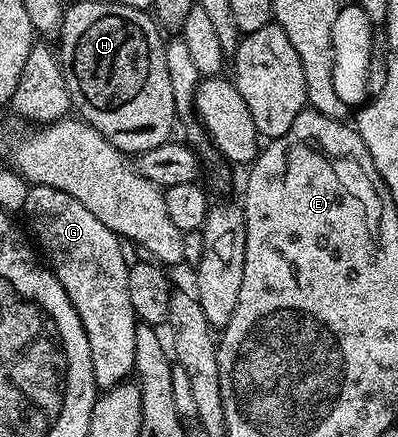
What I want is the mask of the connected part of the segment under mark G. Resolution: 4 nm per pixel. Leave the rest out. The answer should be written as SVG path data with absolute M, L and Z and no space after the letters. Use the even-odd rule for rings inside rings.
M32 185L26 195L26 203L22 210L28 216L28 225L32 228L31 236L40 240L44 253L48 256L47 264L52 273L62 283L70 303L78 311L82 327L86 331L86 339L90 343L92 370L97 386L101 390L113 389L125 380L127 373L135 370L134 335L138 318L132 309L128 294L128 264L122 259L120 250L121 238L106 228L95 215L78 199L74 199L66 191L56 189L52 185Z

